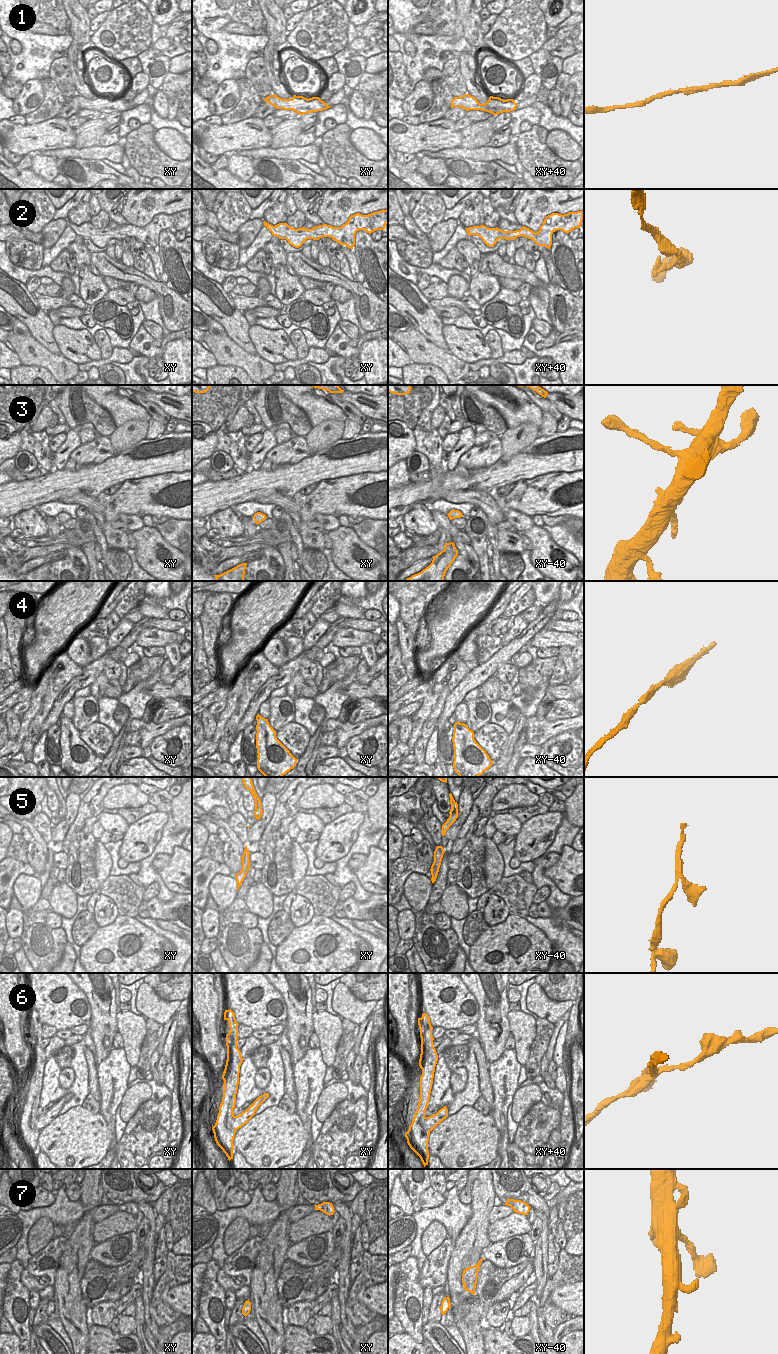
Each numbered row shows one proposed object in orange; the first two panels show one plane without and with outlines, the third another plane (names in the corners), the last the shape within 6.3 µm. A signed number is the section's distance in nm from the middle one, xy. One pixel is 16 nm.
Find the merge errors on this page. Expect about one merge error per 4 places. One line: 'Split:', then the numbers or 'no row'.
Split: 6

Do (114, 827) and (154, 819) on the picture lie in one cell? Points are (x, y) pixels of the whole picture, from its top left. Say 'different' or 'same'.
different

